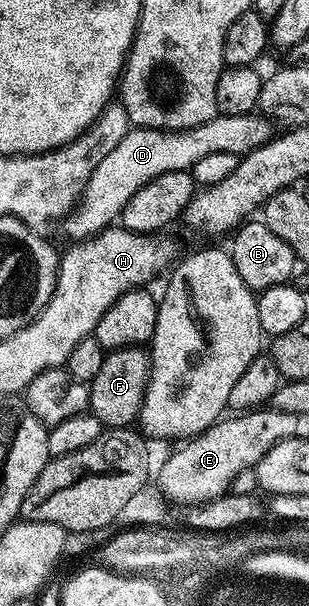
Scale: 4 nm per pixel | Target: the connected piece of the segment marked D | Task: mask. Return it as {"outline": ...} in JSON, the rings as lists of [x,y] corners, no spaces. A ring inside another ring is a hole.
{"outline":[[[255,112],[244,116],[219,114],[217,118],[187,130],[133,127],[124,140],[120,140],[120,144],[116,144],[100,164],[96,164],[96,172],[92,172],[76,209],[65,219],[67,236],[70,240],[93,238],[102,230],[113,227],[122,217],[124,204],[128,204],[144,184],[156,180],[156,176],[164,176],[164,172],[193,171],[196,160],[211,152],[232,152],[239,156],[251,154],[270,141],[270,126],[271,119]]]}

